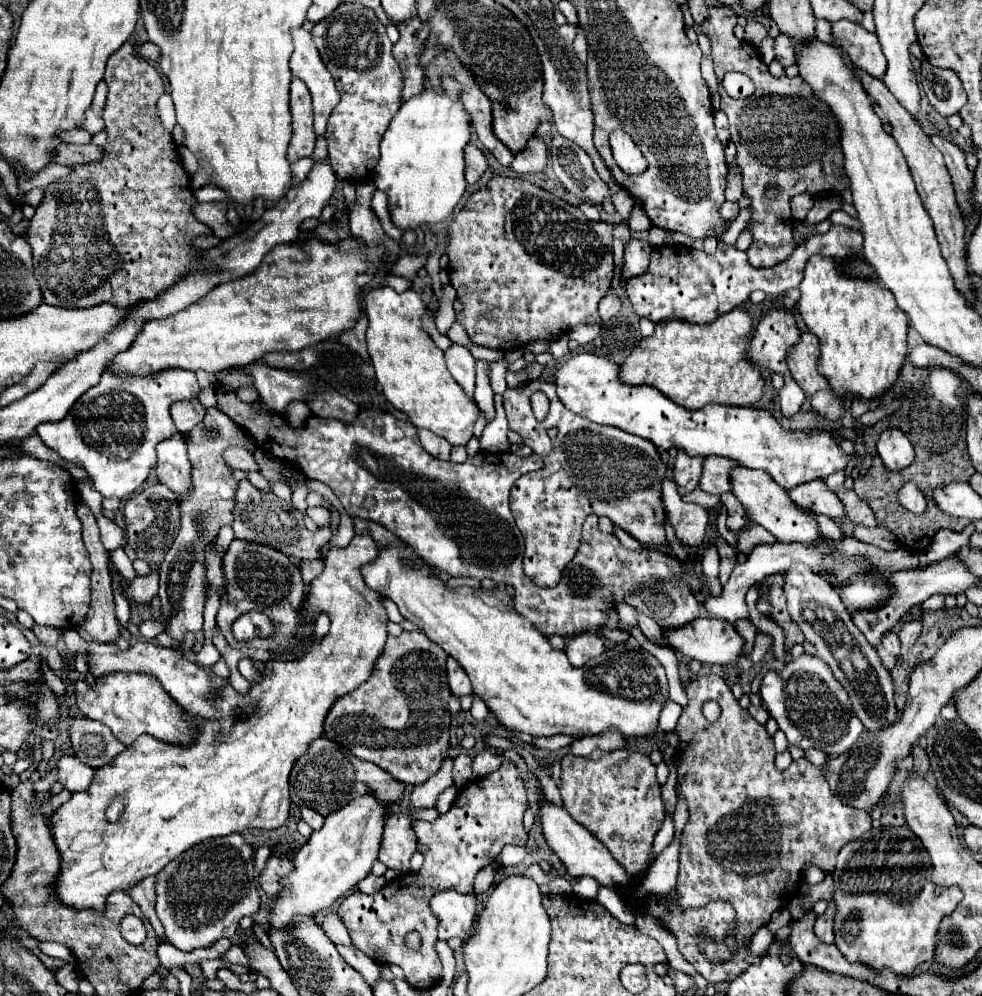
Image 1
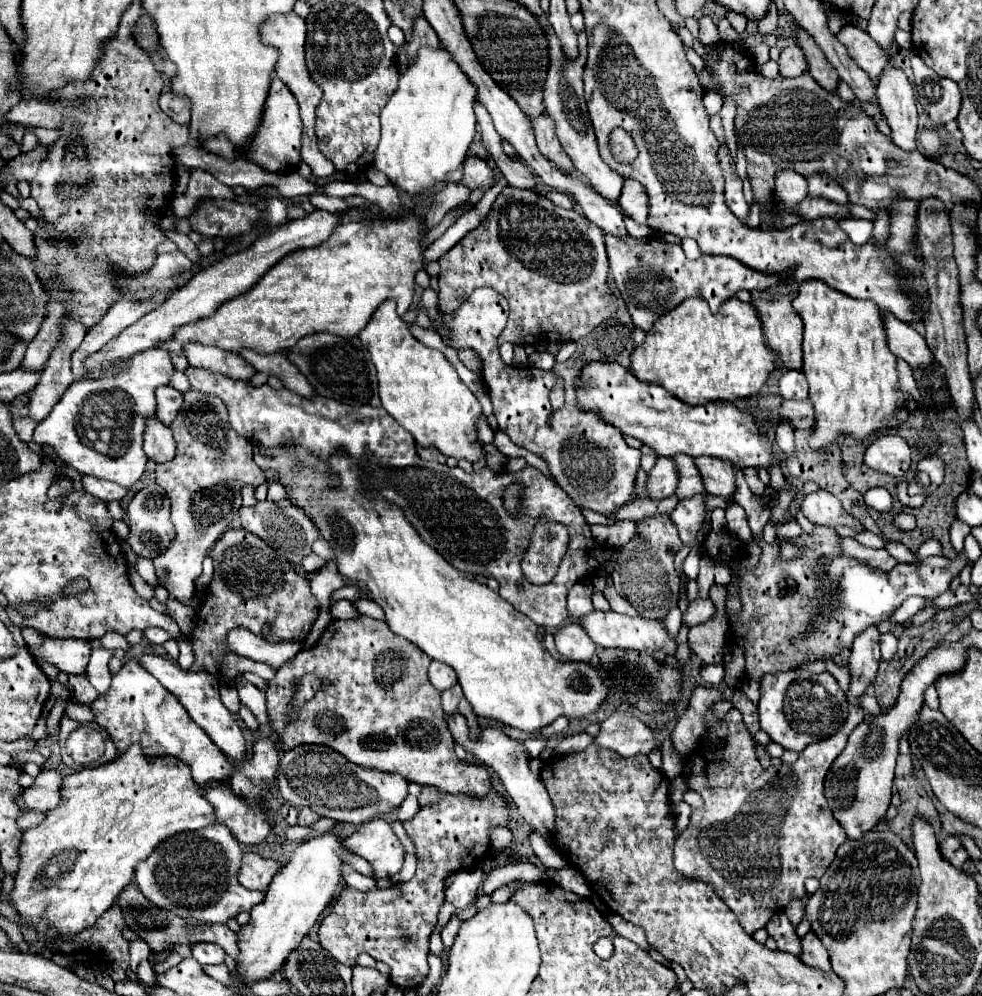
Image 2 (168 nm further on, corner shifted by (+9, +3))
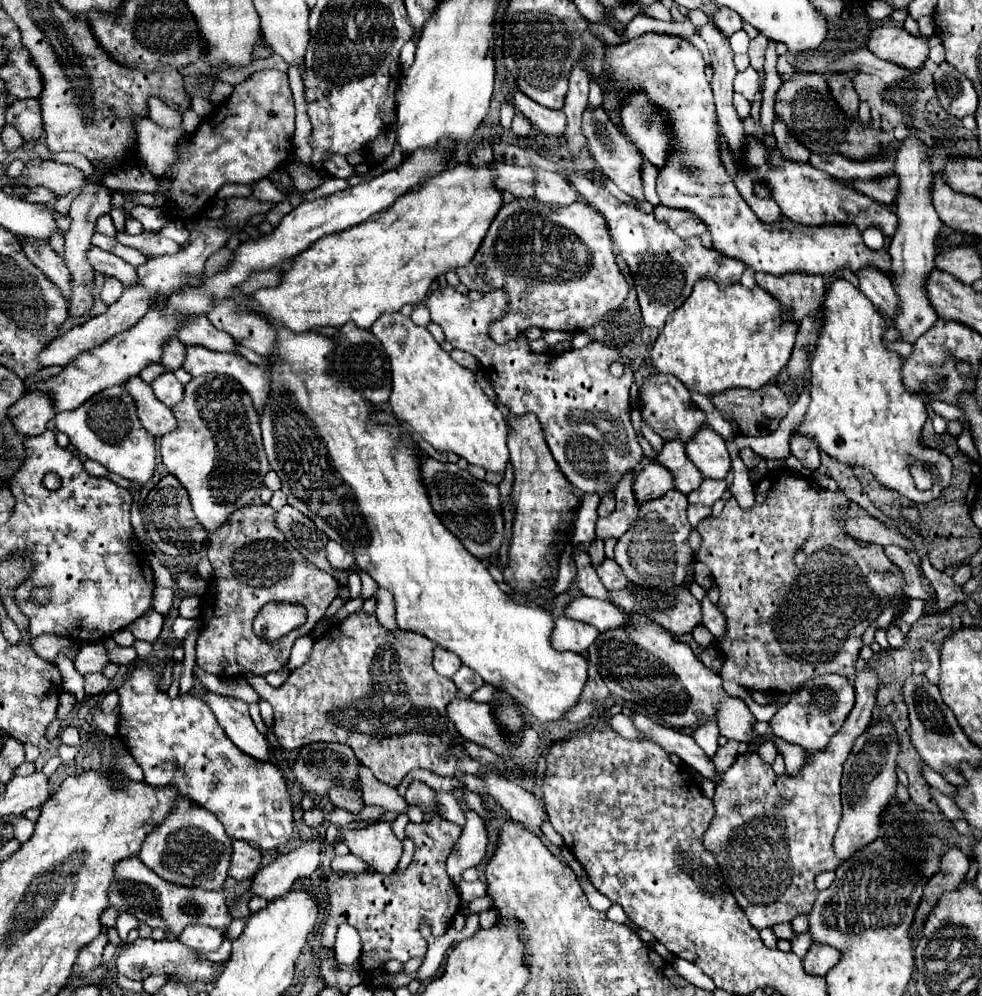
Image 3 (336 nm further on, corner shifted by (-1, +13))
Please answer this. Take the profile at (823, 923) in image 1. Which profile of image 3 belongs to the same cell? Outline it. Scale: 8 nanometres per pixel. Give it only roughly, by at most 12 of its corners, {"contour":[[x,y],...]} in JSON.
{"contour":[[813,942],[803,958],[811,974],[825,976],[839,962],[841,952]]}

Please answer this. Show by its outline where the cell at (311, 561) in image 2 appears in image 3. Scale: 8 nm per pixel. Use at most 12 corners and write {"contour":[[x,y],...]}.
{"contour":[[333,540],[327,560],[337,570],[355,566],[355,558]]}

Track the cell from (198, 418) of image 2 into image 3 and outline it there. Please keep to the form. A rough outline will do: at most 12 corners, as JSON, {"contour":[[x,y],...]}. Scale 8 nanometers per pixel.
{"contour":[[237,380],[185,384],[163,464],[211,536],[271,470]]}

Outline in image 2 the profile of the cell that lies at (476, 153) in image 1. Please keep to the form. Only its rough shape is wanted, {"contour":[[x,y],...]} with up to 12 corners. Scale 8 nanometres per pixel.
{"contour":[[469,156],[463,184],[471,190],[493,188],[493,170],[485,160]]}

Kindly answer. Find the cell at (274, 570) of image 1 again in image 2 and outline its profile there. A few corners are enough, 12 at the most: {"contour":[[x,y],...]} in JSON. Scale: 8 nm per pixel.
{"contour":[[227,530],[191,634],[223,684],[277,670],[227,650],[243,626],[305,640],[319,616],[309,580],[261,538]]}

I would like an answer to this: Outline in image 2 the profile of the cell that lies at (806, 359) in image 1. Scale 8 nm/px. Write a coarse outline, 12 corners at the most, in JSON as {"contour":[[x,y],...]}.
{"contour":[[795,288],[753,290],[767,346],[791,368],[803,366],[803,320]]}

